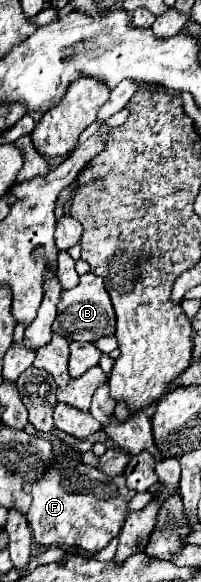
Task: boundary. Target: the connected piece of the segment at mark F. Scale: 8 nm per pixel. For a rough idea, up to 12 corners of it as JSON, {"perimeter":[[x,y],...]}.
{"perimeter":[[56,435],[30,485],[40,545],[102,551],[136,491]]}

